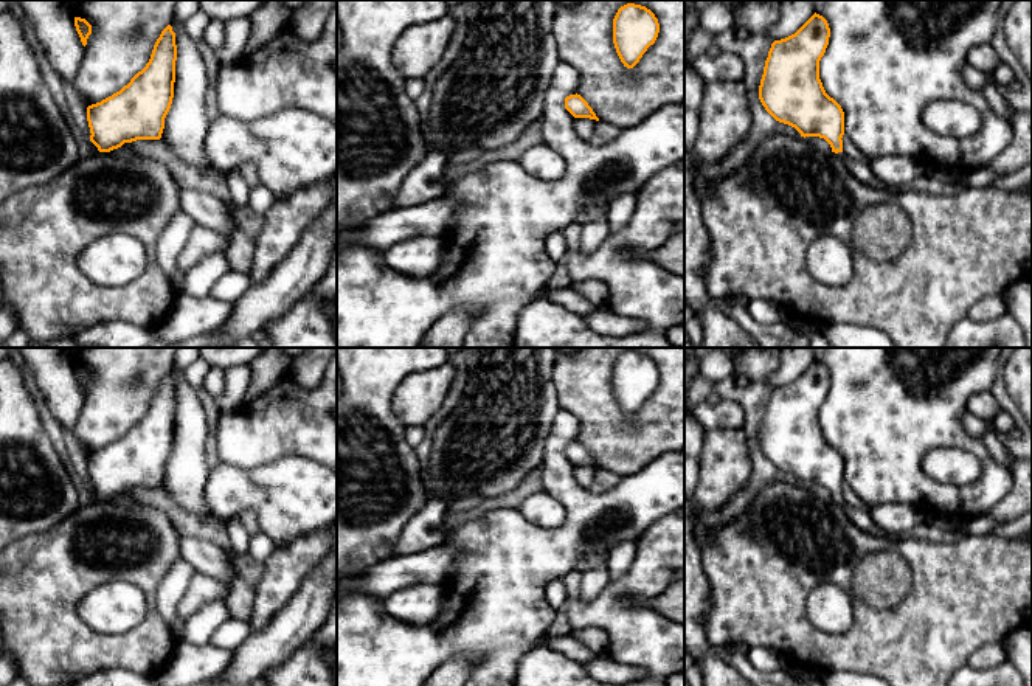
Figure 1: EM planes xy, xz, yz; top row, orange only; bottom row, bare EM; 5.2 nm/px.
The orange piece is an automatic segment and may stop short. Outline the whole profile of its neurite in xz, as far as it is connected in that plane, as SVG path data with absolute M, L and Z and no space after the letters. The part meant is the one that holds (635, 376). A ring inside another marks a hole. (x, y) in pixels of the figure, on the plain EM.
M627 351L613 366L613 391L627 416L633 416L650 393L655 391L660 371L646 354Z

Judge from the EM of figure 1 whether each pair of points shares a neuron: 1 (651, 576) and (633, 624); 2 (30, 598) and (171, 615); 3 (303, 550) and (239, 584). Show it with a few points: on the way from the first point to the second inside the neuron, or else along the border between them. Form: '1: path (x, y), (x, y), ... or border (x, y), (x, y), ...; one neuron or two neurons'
1: path (633, 588), (616, 592), (612, 596), (619, 607); one neuron
2: border (162, 578), (155, 593), (155, 610), (177, 641); two neurons
3: border (256, 588), (252, 620), (249, 623); two neurons

